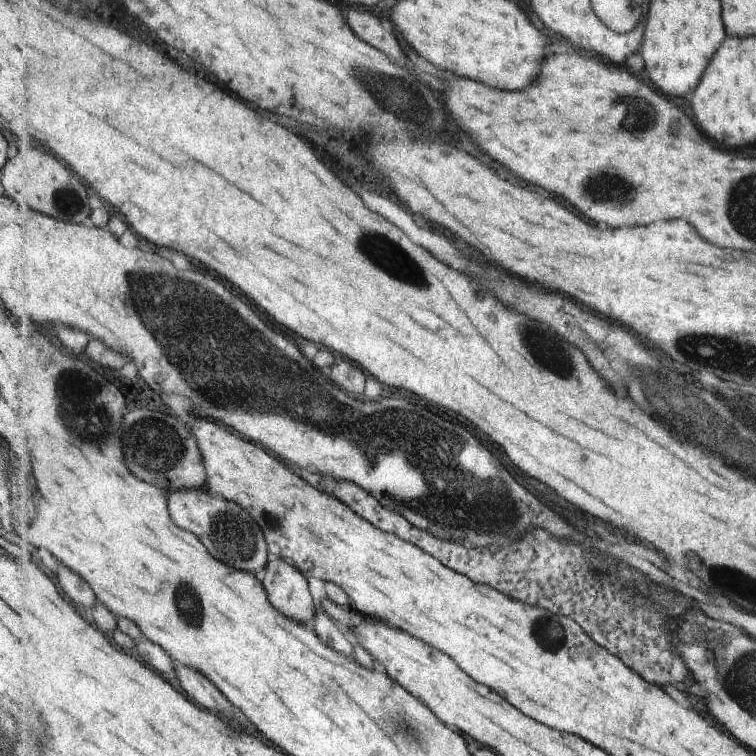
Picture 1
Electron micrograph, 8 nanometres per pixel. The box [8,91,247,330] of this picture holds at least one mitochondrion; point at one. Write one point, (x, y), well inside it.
(68, 201)

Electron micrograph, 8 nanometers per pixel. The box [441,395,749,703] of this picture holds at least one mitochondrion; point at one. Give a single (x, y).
(548, 634)

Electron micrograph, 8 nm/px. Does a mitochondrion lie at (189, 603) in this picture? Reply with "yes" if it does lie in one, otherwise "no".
yes

